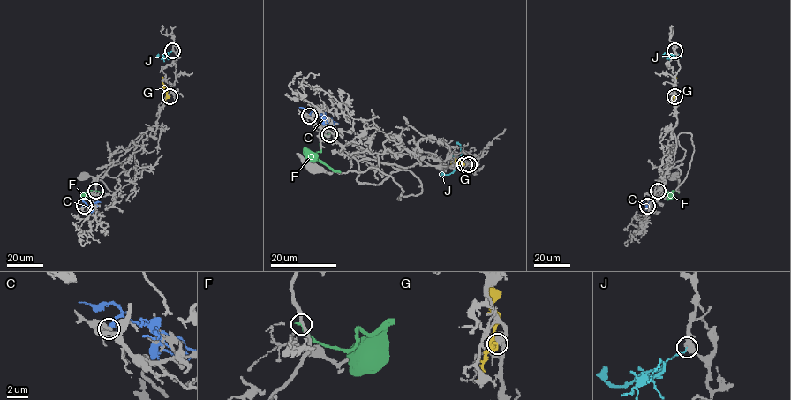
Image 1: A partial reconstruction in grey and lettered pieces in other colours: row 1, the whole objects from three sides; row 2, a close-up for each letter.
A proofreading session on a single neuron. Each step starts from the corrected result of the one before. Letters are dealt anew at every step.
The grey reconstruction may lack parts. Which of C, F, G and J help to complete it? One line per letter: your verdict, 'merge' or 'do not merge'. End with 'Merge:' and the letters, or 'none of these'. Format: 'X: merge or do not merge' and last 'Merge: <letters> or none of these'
C: do not merge
F: do not merge
G: do not merge
J: merge
Merge: J

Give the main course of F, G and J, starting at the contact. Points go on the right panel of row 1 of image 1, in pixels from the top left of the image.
F: (658, 191), (666, 195), (667, 192), (679, 193)
G: (674, 96), (675, 77)
J: (674, 50), (673, 56), (665, 52), (662, 56)

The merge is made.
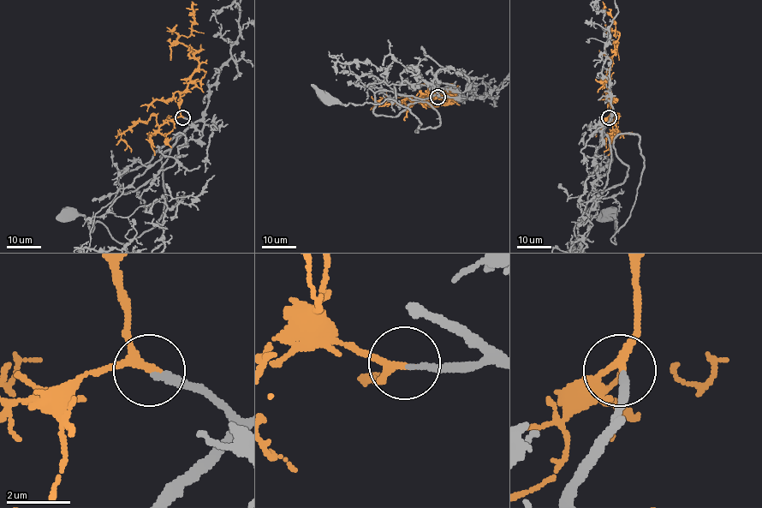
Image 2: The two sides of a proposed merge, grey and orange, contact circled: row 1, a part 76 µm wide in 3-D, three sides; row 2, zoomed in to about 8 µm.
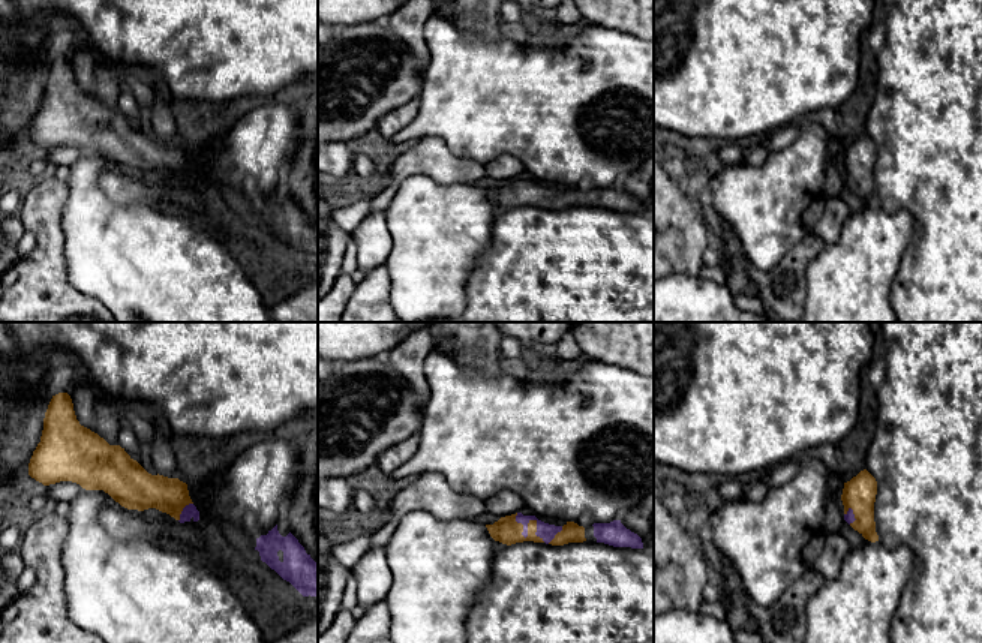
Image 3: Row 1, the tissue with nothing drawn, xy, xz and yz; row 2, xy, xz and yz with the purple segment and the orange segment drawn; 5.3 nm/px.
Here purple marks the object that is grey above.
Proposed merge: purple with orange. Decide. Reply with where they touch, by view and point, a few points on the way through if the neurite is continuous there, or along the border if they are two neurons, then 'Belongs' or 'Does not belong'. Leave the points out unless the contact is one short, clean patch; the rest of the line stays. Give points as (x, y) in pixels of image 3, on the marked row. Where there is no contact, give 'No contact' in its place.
Touches purple at xz (526, 528). Path across: xz (544, 531), (534, 520), (526, 528), (525, 537), (507, 531). Belongs

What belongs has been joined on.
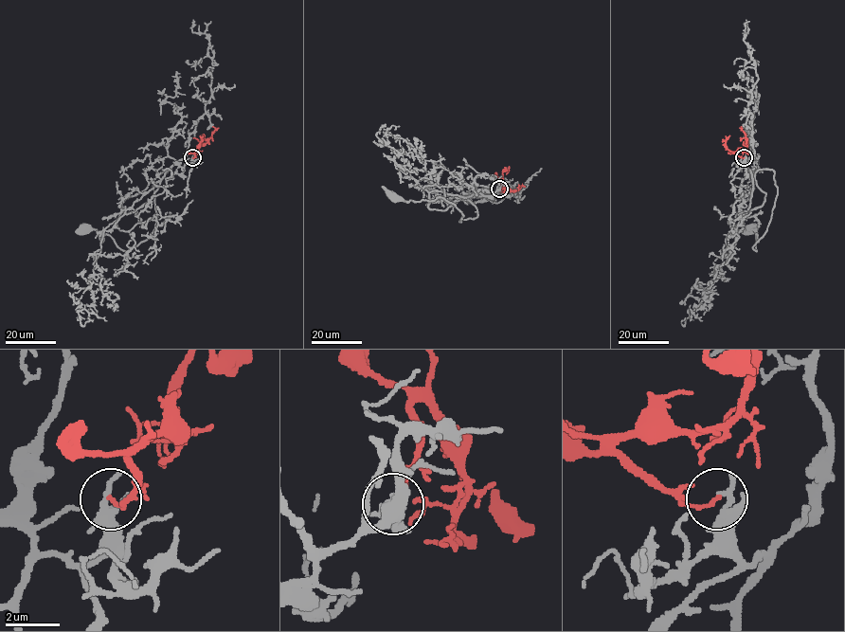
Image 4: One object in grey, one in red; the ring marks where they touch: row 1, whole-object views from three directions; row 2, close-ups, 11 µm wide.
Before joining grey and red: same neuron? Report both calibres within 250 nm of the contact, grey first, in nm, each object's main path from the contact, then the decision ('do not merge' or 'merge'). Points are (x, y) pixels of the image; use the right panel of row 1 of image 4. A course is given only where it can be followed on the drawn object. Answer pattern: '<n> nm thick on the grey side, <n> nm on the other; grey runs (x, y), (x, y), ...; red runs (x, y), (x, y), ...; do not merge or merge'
200 nm thick on the grey side, 120 nm on the other; grey runs (744, 156), (751, 160), (746, 213), (765, 194), (759, 170), (771, 169), (777, 187), (755, 250), (750, 229); red runs (744, 157), (734, 153), (744, 151), (746, 145), (741, 126); do not merge

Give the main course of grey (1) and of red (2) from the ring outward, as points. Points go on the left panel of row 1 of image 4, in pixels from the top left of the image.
1: (192, 156), (134, 211), (122, 203), (170, 169), (153, 185), (146, 240), (121, 250), (86, 229)
2: (192, 157), (199, 151), (204, 139), (211, 135), (214, 130), (212, 126)

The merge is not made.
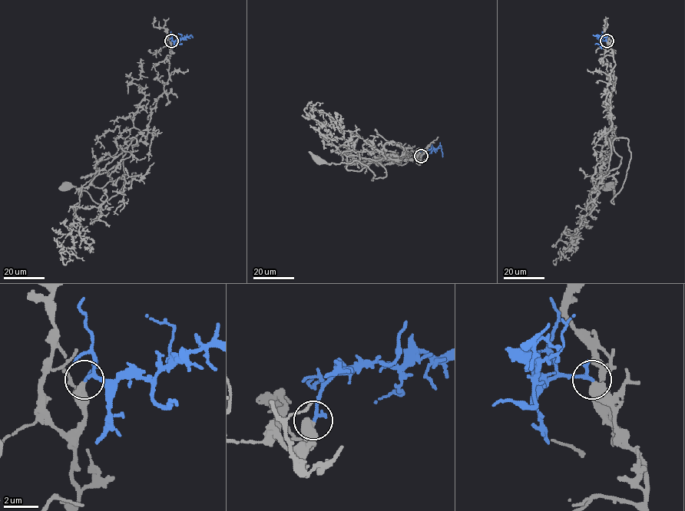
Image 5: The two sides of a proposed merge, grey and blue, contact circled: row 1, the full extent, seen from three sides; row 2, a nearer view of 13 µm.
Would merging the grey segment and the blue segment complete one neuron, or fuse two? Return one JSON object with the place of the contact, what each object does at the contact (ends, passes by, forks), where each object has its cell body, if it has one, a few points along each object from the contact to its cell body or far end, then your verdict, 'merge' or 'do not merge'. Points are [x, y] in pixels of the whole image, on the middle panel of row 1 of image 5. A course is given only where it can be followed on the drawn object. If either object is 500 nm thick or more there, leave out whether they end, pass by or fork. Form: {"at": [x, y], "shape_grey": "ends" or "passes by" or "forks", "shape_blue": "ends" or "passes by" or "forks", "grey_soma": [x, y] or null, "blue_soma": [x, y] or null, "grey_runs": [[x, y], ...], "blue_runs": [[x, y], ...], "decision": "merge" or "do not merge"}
{"at": [421, 156], "shape_grey": "ends", "shape_blue": "passes by", "grey_soma": [317, 159], "blue_soma": null, "grey_runs": [[421, 156], [347, 157], [349, 170], [382, 166], [372, 180], [357, 161], [317, 159]], "blue_runs": [[421, 156], [424, 150], [440, 146], [442, 156]], "decision": "merge"}

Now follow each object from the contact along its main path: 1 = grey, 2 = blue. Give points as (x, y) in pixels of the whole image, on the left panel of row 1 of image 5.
1: (171, 41), (148, 126), (117, 163), (97, 165), (136, 137), (121, 152), (123, 187), (101, 203), (67, 186)
2: (171, 41), (193, 36)

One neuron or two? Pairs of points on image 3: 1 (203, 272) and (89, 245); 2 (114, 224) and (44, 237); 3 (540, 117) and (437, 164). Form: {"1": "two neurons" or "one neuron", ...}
{"1": "one neuron", "2": "two neurons", "3": "two neurons"}

